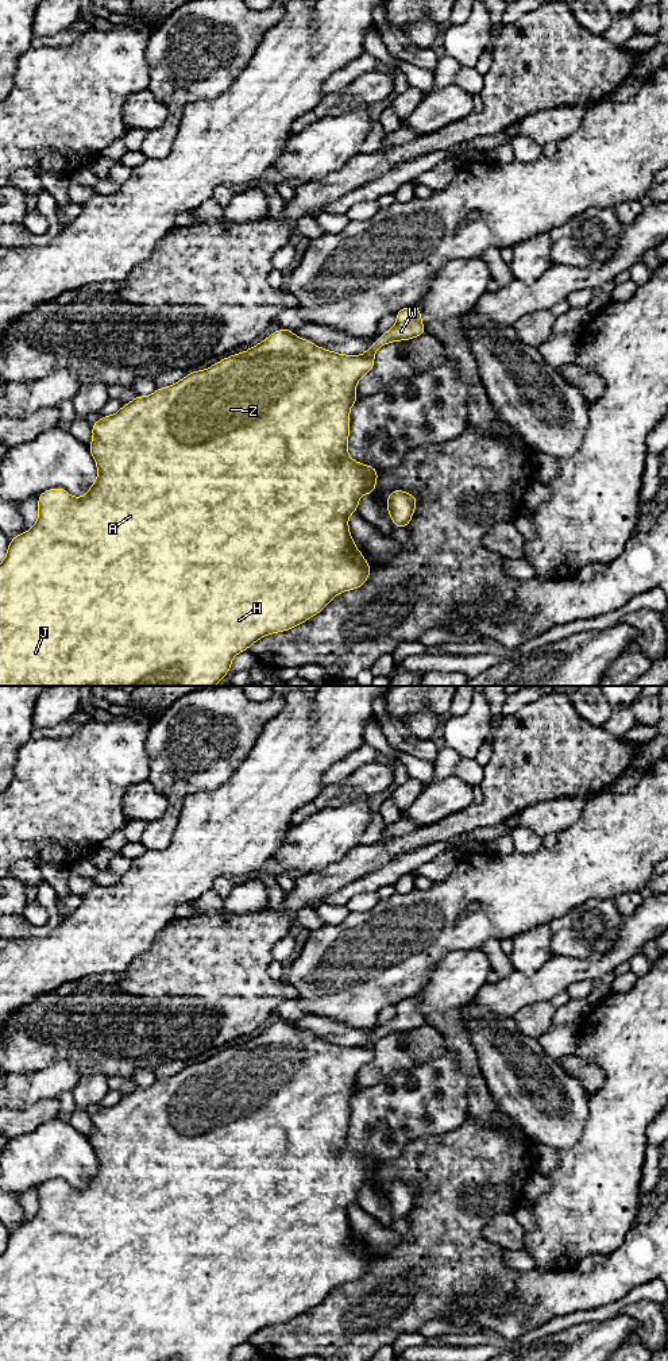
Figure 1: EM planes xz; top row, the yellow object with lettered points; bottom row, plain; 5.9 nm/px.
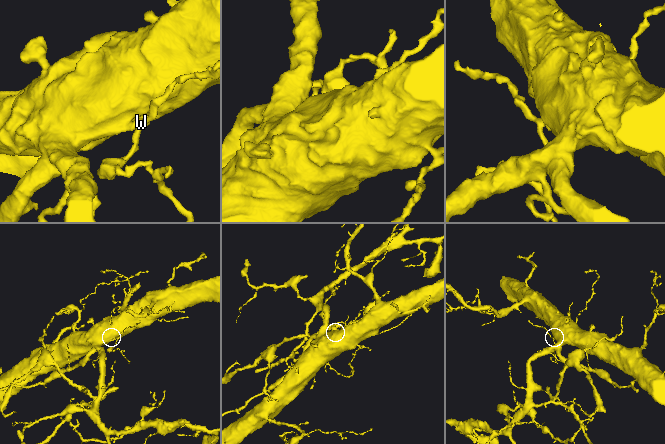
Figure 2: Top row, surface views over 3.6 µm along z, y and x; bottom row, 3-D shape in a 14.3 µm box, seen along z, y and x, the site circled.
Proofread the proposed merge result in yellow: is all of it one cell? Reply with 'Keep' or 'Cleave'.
Cleave

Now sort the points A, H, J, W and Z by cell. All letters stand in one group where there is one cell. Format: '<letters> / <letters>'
A H J Z / W

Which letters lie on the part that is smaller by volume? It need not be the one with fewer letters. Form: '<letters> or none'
W

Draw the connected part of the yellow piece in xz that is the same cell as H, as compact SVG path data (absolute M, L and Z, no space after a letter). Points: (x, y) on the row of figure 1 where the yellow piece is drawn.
M278 328L269 338L250 350L227 356L213 366L194 371L171 386L161 388L148 397L136 396L132 401L121 405L120 410L111 416L103 416L92 423L94 439L88 444L97 464L97 479L81 498L70 496L63 487L47 489L38 496L39 517L35 525L9 540L7 556L0 563L0 686L215 686L229 671L235 655L247 651L259 639L277 632L286 632L318 614L331 599L343 591L362 587L371 572L370 563L363 552L356 548L348 528L348 516L358 513L359 498L368 493L375 494L378 470L370 464L362 464L348 456L350 409L359 400L355 388L359 379L374 369L374 356L344 355L301 339L291 329Z

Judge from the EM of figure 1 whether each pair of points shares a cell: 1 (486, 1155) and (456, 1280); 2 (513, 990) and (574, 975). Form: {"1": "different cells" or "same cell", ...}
{"1": "same cell", "2": "same cell"}

